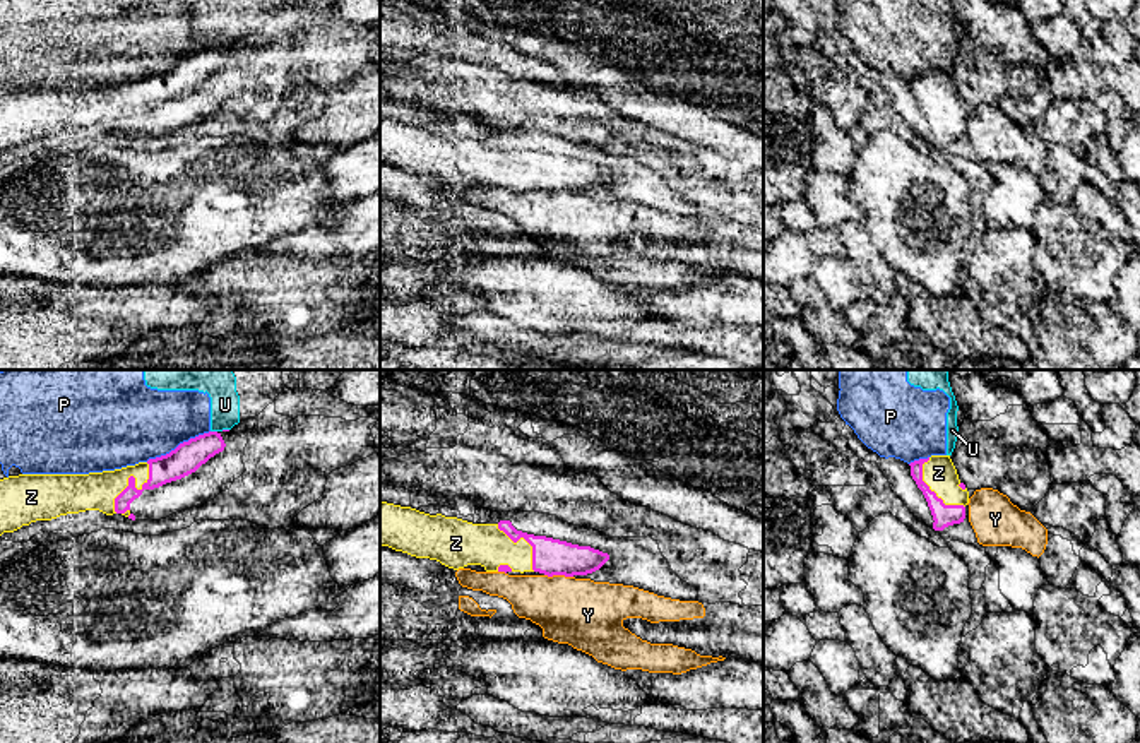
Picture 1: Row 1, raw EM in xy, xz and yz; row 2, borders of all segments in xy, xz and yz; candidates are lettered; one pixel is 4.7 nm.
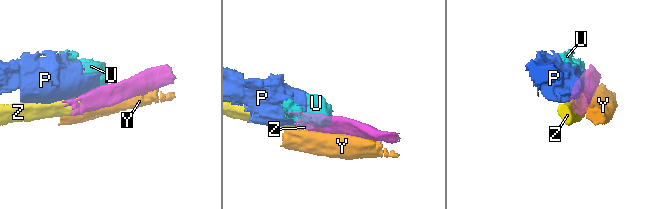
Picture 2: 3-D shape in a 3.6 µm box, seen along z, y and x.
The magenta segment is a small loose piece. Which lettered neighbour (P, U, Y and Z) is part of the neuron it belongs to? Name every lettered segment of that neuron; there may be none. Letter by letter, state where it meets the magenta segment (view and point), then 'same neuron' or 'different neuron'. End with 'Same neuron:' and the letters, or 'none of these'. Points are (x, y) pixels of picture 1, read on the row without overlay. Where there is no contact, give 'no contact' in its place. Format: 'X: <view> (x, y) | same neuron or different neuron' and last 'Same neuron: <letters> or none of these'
P: xy (178, 62) | different neuron
U: xy (214, 48) | different neuron
Y: xz (558, 190) | different neuron
Z: xy (132, 93) | same neuron
Same neuron: Z

